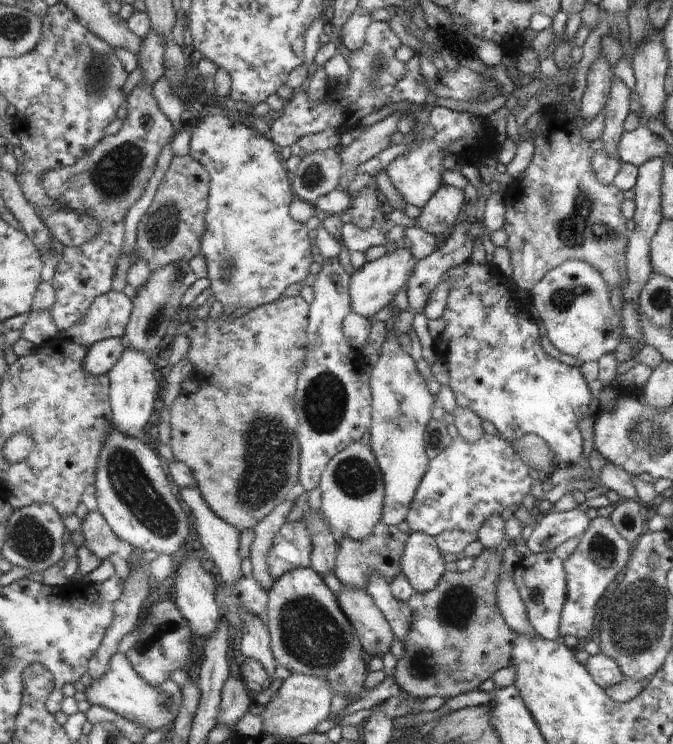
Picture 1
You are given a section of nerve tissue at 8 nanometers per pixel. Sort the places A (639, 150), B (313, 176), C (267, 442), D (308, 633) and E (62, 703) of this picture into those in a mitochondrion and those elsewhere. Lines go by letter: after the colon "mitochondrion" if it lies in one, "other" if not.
A: other
B: mitochondrion
C: mitochondrion
D: mitochondrion
E: other

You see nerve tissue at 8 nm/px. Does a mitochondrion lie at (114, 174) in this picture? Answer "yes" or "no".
yes

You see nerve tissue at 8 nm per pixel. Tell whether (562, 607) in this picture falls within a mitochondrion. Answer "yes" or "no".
no

